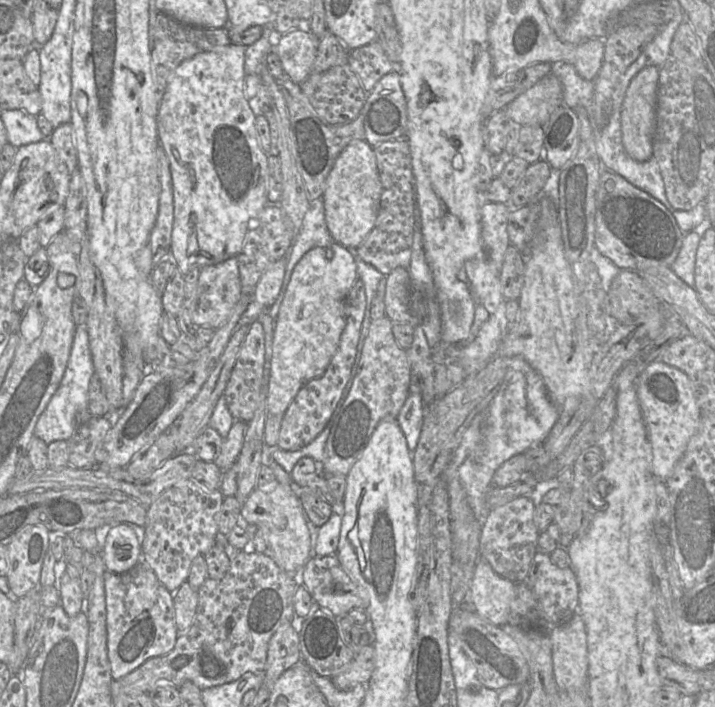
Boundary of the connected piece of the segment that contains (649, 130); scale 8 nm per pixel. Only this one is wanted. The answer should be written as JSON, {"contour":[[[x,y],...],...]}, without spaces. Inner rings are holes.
{"contour":[[[646,66],[631,80],[621,108],[622,141],[626,153],[634,160],[644,162],[653,156],[653,136],[656,123],[657,86],[660,69]]]}

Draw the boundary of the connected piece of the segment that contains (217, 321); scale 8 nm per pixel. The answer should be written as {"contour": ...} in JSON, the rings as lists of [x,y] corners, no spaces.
{"contour":[[[231,257],[223,262],[200,268],[197,288],[194,295],[185,304],[188,306],[195,327],[205,326],[214,330],[221,327],[230,317],[241,297],[238,262]]]}

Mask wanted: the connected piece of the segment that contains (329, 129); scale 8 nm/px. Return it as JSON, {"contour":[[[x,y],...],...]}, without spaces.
{"contour":[[[286,74],[276,80],[283,94],[290,118],[291,133],[295,147],[295,157],[308,198],[310,201],[322,199],[327,178],[342,150],[352,141],[365,141],[363,118],[358,117],[345,125],[331,125],[319,118],[299,84]]]}

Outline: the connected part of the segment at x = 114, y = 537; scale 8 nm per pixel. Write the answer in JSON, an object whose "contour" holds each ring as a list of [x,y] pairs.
{"contour":[[[118,523],[102,534],[101,555],[107,571],[123,574],[141,560],[141,528]]]}

